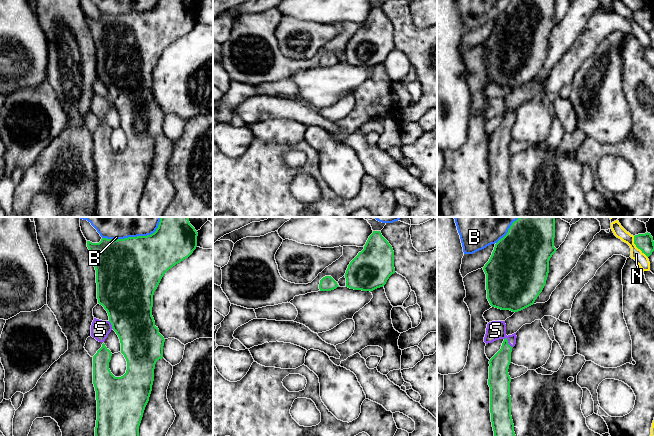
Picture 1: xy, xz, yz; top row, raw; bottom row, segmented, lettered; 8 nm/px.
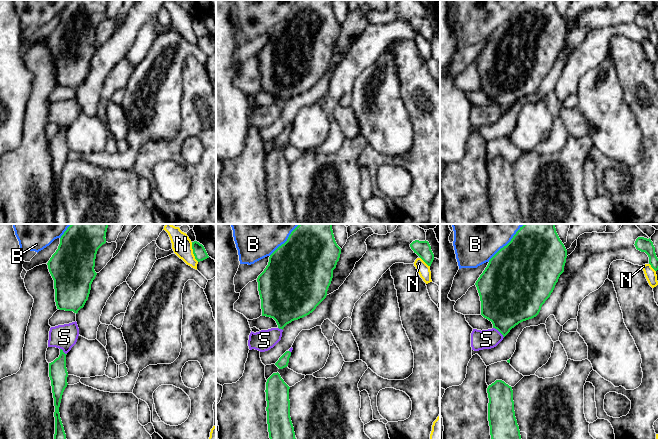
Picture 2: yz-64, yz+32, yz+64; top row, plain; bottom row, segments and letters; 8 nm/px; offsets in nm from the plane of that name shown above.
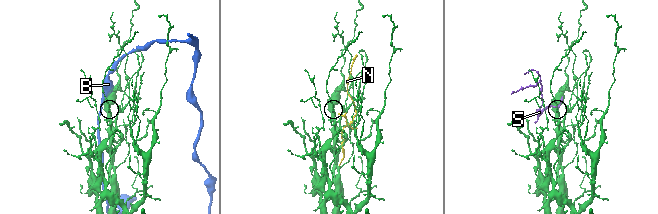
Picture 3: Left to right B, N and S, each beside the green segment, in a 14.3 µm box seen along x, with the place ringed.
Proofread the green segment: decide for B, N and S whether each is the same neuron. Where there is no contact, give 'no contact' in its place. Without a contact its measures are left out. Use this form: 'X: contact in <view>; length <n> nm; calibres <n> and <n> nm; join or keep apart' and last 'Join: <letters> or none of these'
B: contact in xy; length 480 nm; calibres 500 and 130 nm; keep apart
N: contact in yz; length 200 nm; calibres 140 and 100 nm; keep apart
S: contact in yz; length 110 nm; calibres 160 and 150 nm; join
Join: S

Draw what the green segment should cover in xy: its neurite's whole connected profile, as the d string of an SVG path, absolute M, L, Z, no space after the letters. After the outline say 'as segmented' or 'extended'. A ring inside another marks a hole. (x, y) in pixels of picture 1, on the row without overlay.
M159 0L156 7L147 12L117 16L102 14L99 19L87 17L96 46L98 79L104 83L109 92L108 97L94 94L91 112L103 119L113 105L120 115L121 129L127 137L126 149L121 153L115 153L109 145L112 129L104 119L93 132L93 160L97 176L95 217L139 217L139 202L152 167L155 140L163 134L165 118L152 92L153 71L164 50L188 34L196 25L197 12L198 9L191 0Z; extended

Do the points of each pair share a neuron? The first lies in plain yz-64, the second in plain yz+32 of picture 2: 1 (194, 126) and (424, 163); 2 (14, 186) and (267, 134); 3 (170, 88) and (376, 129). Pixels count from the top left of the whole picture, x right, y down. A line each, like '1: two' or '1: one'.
1: one
2: two
3: one

